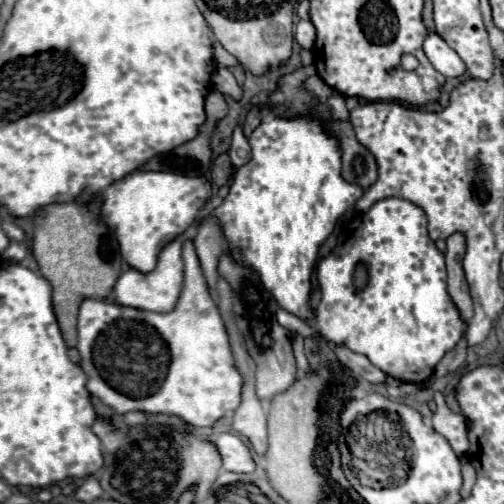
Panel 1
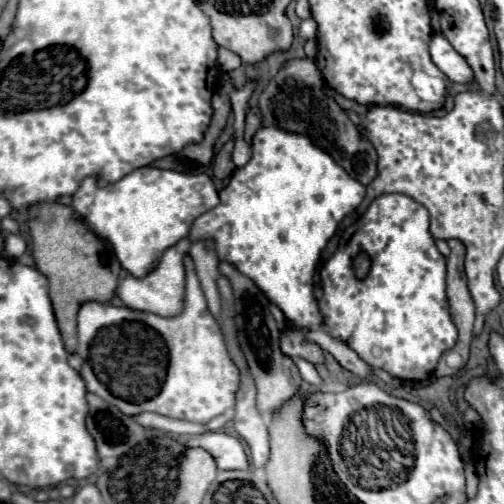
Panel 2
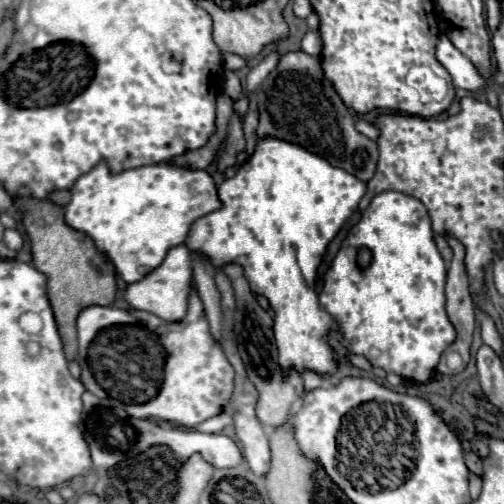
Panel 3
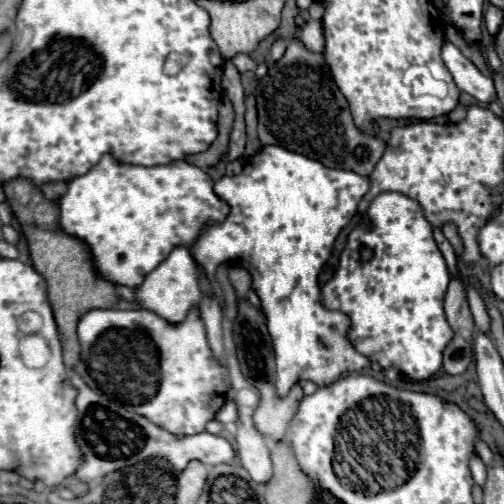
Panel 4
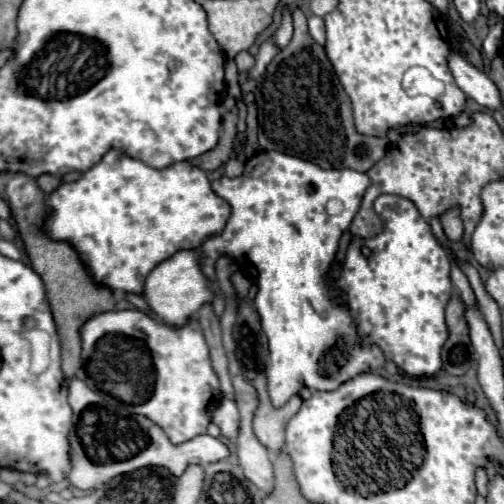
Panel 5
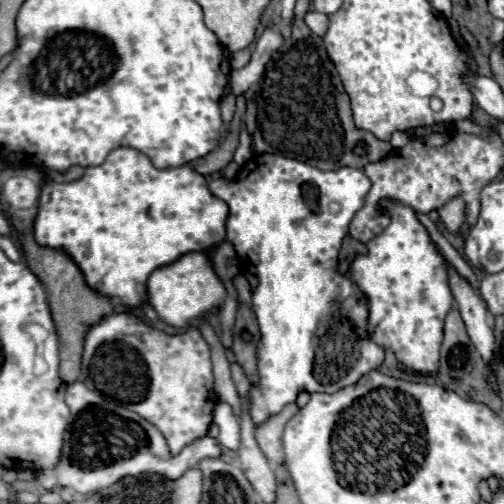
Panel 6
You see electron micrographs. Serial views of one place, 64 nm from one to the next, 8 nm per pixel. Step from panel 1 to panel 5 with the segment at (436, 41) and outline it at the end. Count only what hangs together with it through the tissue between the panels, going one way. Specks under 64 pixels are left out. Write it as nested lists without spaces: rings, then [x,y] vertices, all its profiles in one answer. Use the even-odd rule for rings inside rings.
[[[458,52],[450,54],[450,70],[456,78],[456,84],[462,88],[462,92],[476,100],[480,106],[484,106],[490,112],[502,110],[502,100],[496,84],[478,68],[468,64]]]

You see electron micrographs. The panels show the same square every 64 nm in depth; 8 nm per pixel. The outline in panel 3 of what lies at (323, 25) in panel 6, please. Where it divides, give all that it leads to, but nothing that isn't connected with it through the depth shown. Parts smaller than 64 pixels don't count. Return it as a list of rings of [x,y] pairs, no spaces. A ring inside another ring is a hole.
[[[308,30],[301,41],[301,49],[312,56],[320,56],[322,52],[322,40],[318,30]]]

